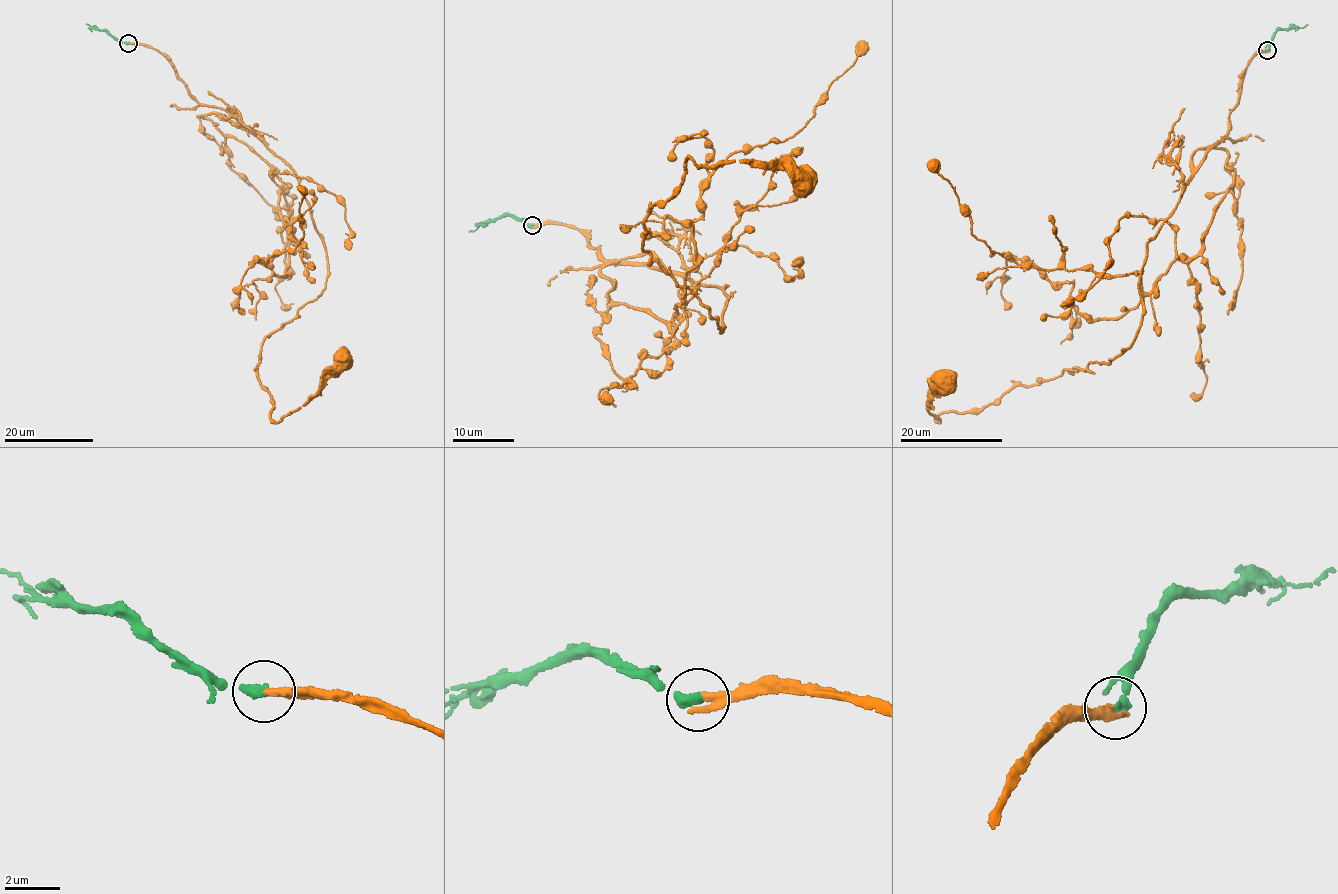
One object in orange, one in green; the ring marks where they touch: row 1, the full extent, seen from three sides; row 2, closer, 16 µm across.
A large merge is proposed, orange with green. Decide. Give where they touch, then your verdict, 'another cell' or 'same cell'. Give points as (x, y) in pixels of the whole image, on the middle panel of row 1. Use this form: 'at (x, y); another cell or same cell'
at (532, 225); same cell

